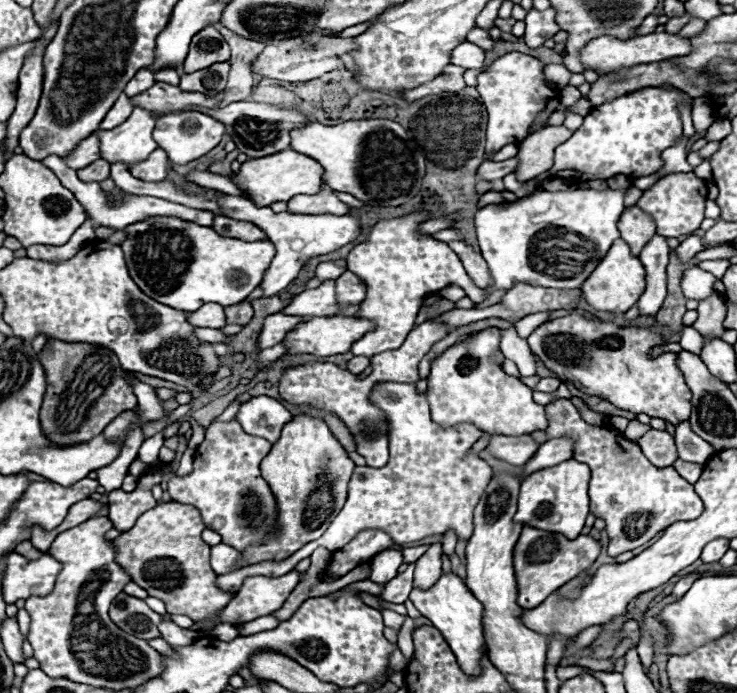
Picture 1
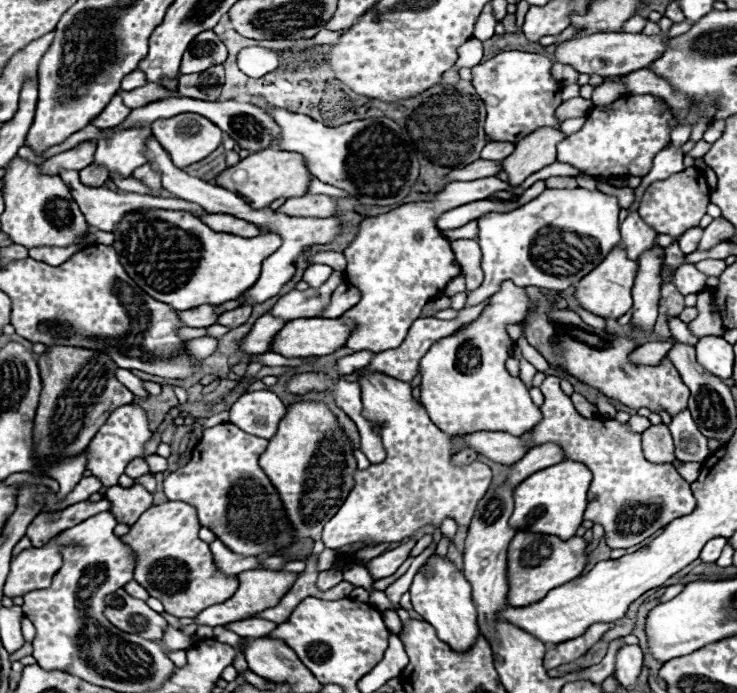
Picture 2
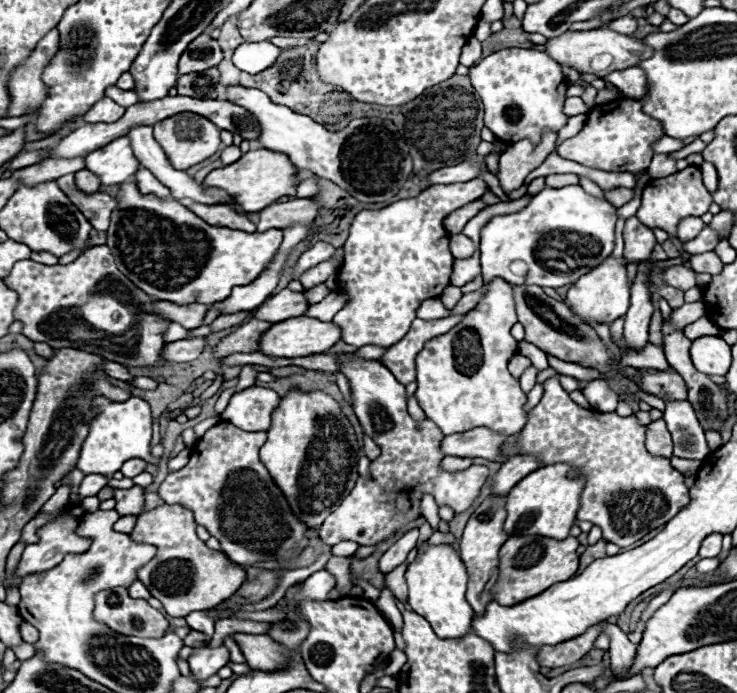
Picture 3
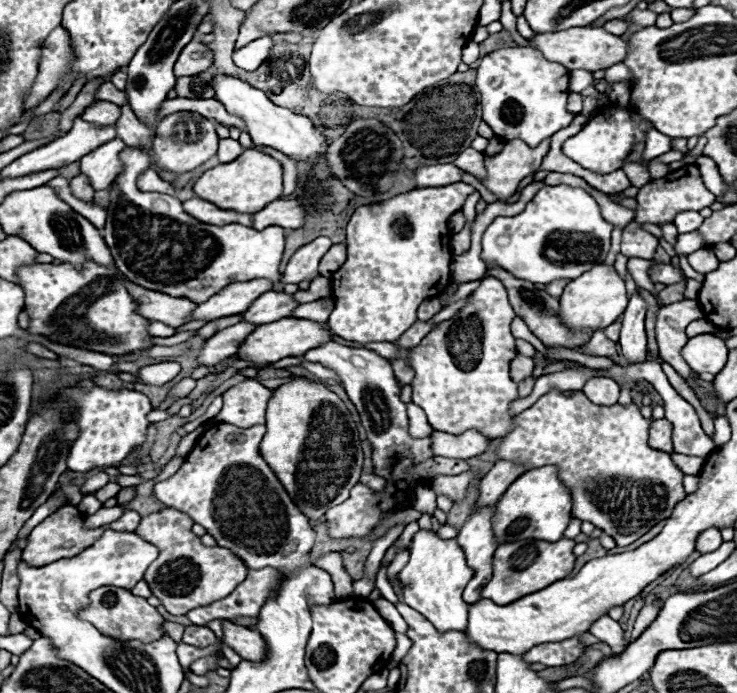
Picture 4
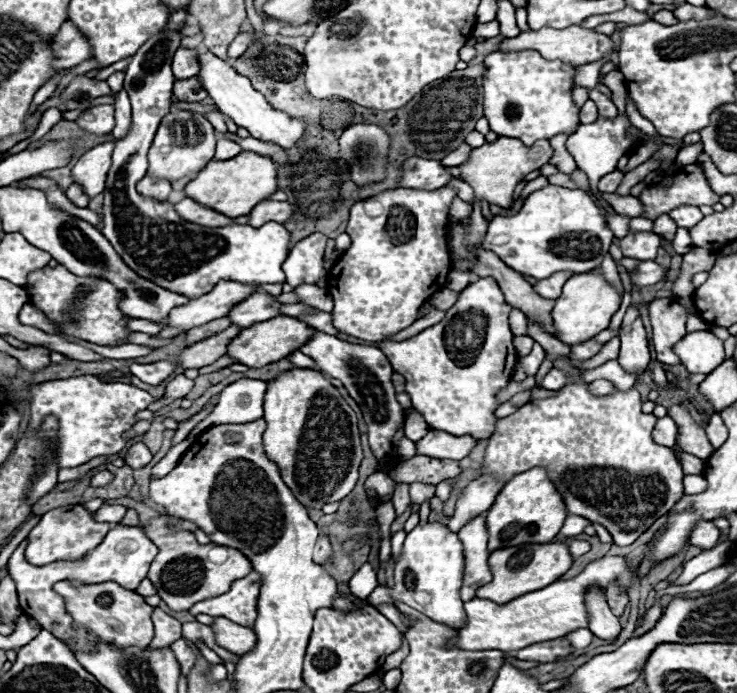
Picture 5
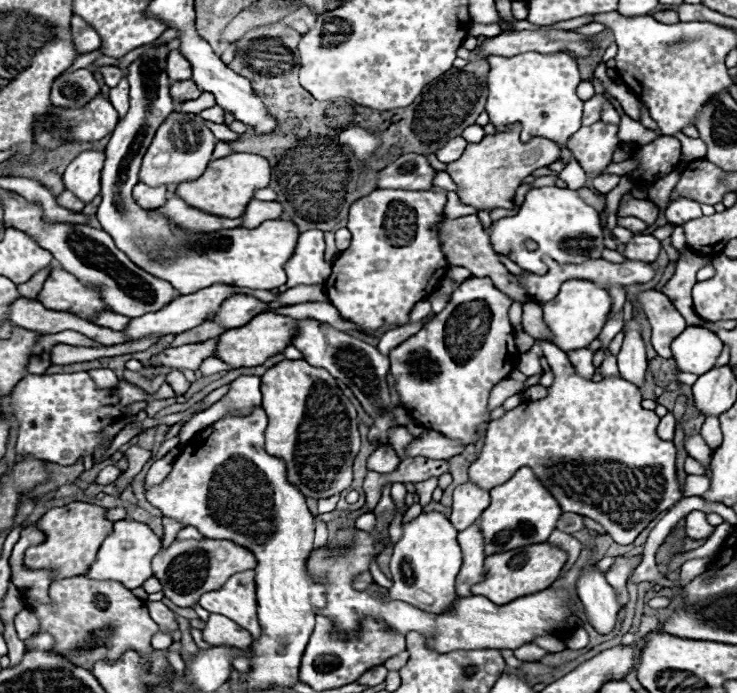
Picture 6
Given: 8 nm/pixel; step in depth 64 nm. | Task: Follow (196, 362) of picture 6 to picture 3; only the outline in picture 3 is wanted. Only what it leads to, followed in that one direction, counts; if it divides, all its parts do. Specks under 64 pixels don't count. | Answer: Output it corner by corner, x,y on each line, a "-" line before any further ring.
250,320
244,326
240,326
236,332
226,336
218,346
214,346
216,356
228,356
234,352
258,352
260,350
260,338
268,326
274,326
274,322
268,320

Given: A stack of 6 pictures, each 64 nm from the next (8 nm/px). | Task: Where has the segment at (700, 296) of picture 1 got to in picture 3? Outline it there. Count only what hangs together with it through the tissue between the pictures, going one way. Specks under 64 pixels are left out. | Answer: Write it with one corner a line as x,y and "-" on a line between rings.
670,266
664,272
664,280
666,280
666,284
686,292
696,286
696,272
690,266

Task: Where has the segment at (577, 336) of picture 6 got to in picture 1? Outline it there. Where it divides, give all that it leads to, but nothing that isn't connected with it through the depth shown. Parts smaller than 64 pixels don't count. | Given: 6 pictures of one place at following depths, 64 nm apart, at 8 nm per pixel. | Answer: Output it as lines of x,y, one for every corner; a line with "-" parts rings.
618,238
608,250
608,254
602,258
598,268
588,276
588,280
580,288
590,308
604,312
626,312
638,302
640,294
644,292
644,266
638,256
630,254
628,244

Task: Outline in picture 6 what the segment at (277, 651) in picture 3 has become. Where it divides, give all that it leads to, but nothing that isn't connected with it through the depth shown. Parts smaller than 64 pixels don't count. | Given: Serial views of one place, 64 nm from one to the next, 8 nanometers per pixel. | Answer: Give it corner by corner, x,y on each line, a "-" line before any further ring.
210,614
202,634
210,646
226,644
238,650
246,650
252,644
252,636
248,634
248,630
240,630
238,624
220,614

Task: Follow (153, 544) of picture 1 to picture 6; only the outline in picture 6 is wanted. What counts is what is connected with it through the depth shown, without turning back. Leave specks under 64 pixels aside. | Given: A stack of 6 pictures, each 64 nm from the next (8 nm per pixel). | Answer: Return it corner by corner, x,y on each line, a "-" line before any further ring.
210,538
174,540
168,548
160,550
152,560
152,572
154,578
158,578
162,584
164,598
168,598
174,606
180,608
194,606
200,600
200,594
206,594
208,590
218,590
232,574
252,568
256,568
256,558
250,550
236,546
234,542

